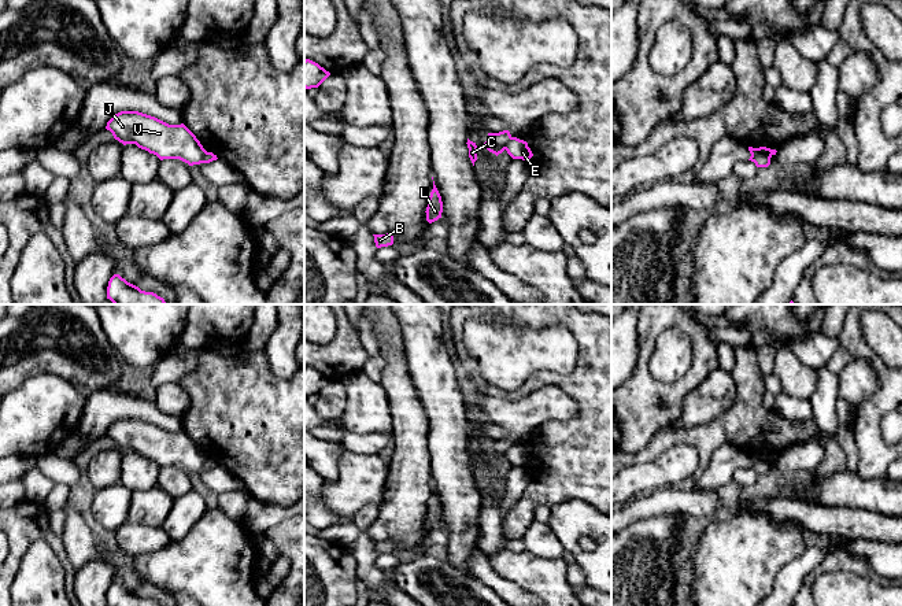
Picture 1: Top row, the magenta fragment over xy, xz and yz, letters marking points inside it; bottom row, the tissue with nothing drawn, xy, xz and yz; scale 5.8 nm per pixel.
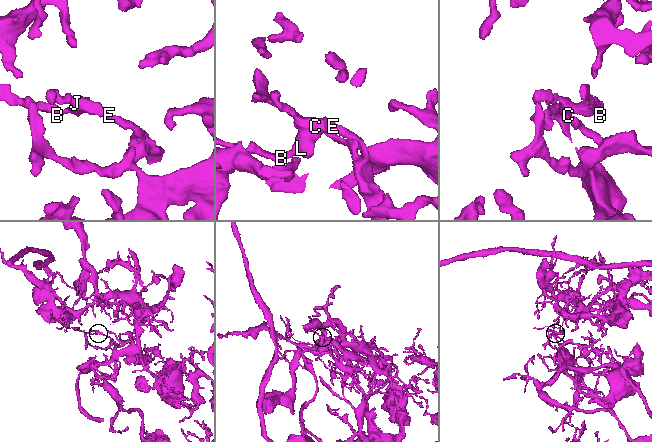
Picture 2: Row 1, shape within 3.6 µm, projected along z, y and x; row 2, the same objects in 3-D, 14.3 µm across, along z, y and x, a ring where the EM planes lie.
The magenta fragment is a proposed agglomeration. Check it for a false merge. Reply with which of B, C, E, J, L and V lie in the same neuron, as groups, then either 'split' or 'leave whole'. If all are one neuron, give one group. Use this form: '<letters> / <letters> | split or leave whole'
B C J L V / E | split

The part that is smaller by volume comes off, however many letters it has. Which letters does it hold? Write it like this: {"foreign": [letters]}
{"foreign": ["B", "C", "J", "L", "V"]}

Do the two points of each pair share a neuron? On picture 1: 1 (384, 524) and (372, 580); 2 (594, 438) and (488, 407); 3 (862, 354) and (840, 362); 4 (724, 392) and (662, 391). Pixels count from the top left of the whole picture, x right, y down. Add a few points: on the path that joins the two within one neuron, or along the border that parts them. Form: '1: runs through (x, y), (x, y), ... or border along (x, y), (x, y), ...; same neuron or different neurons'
1: border along (380, 509), (374, 521), (366, 529), (372, 540); different neurons
2: border along (575, 414), (568, 420), (544, 421), (529, 432); different neurons
3: border along (839, 344), (853, 358); different neurons
4: border along (714, 369), (684, 398), (681, 414), (676, 420); different neurons

